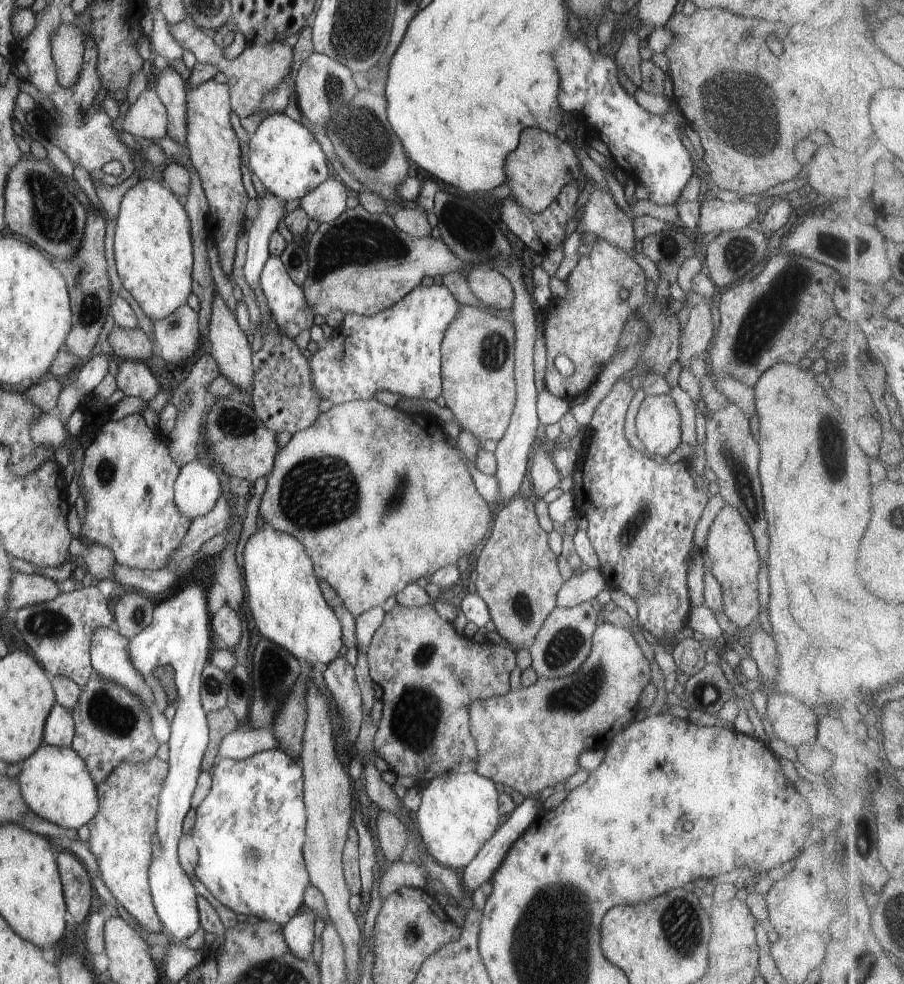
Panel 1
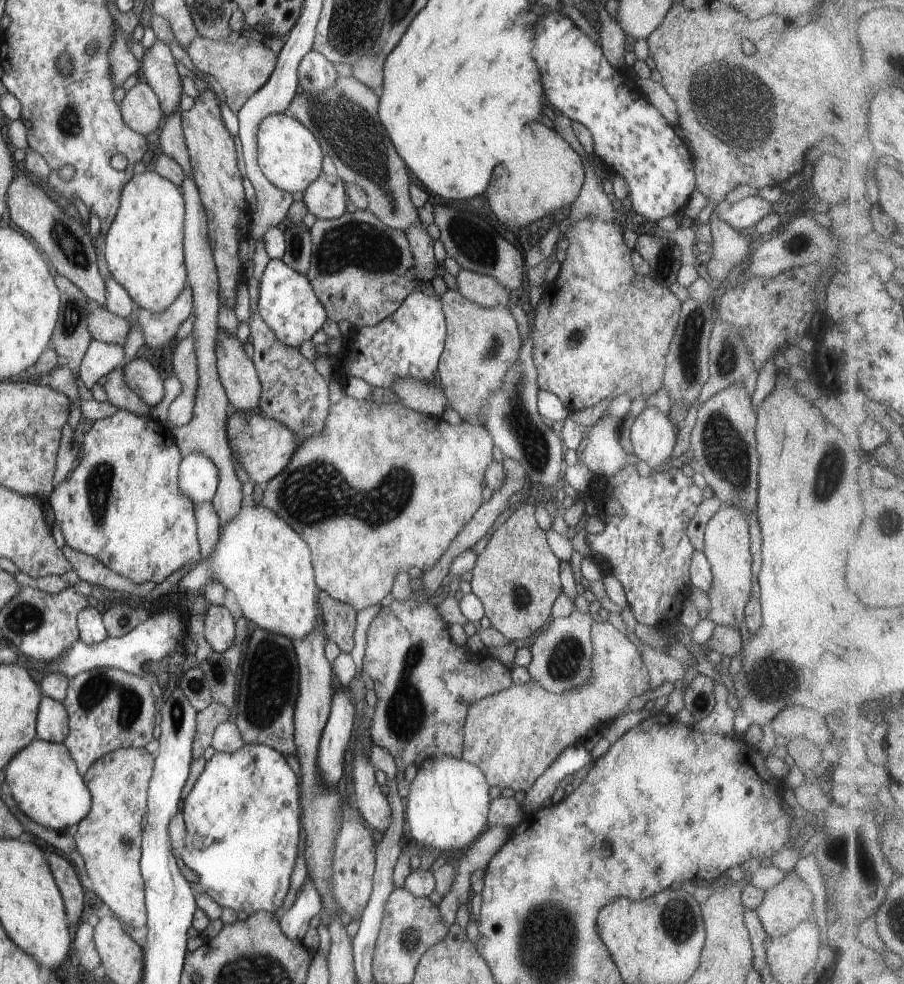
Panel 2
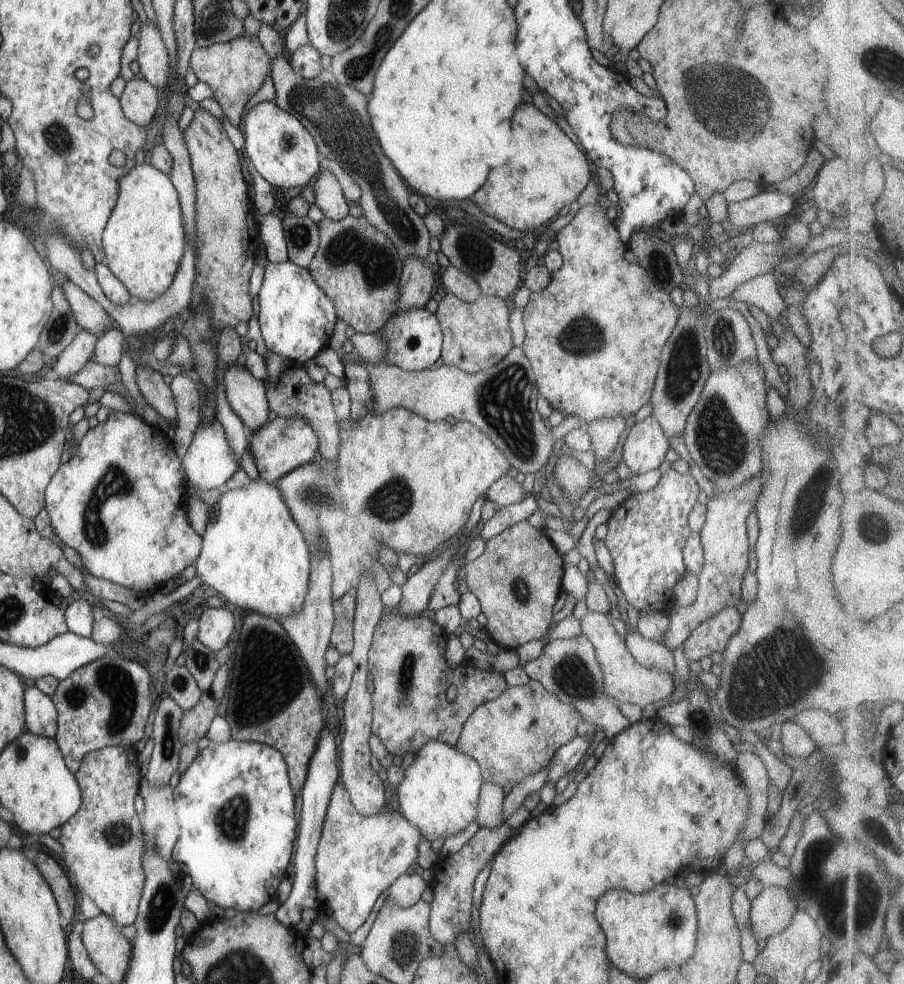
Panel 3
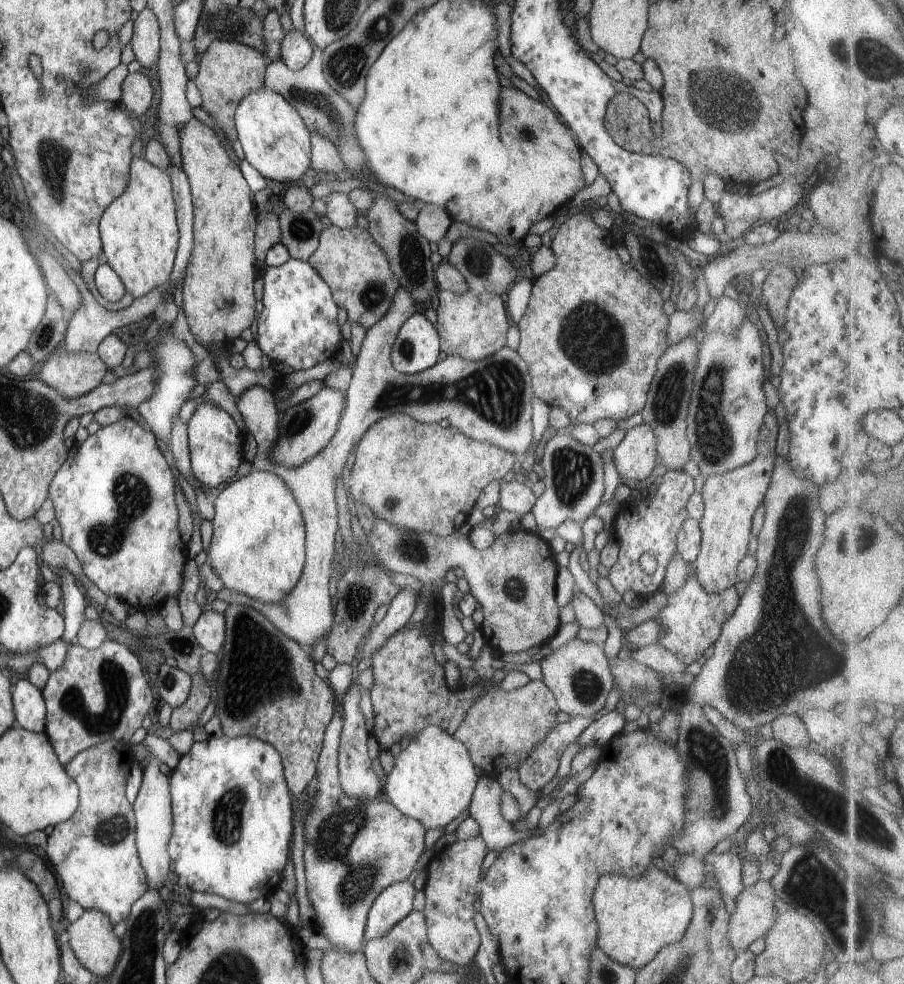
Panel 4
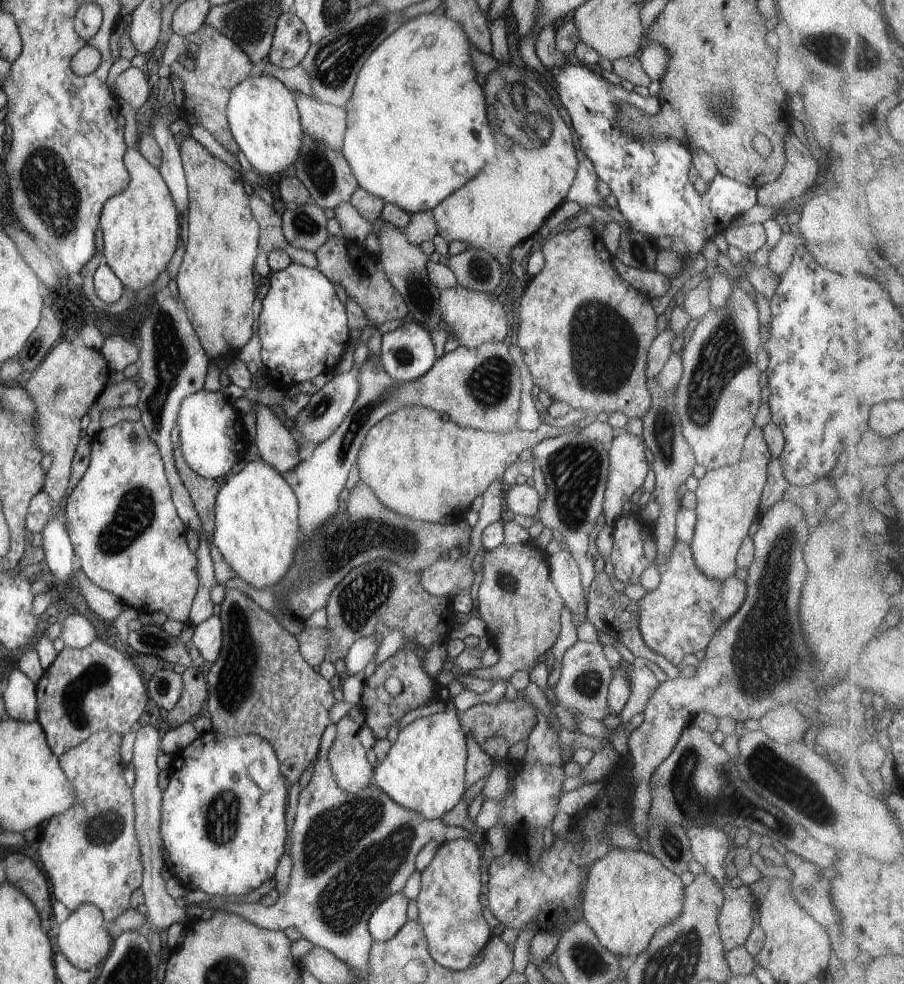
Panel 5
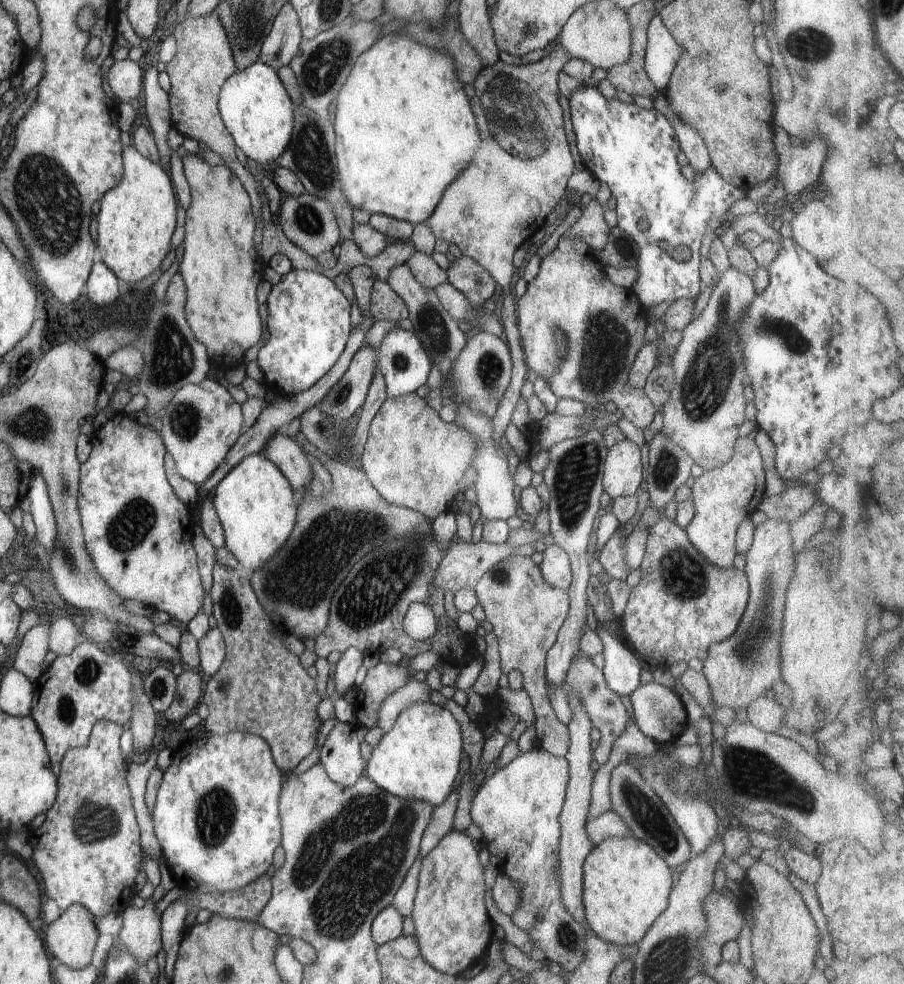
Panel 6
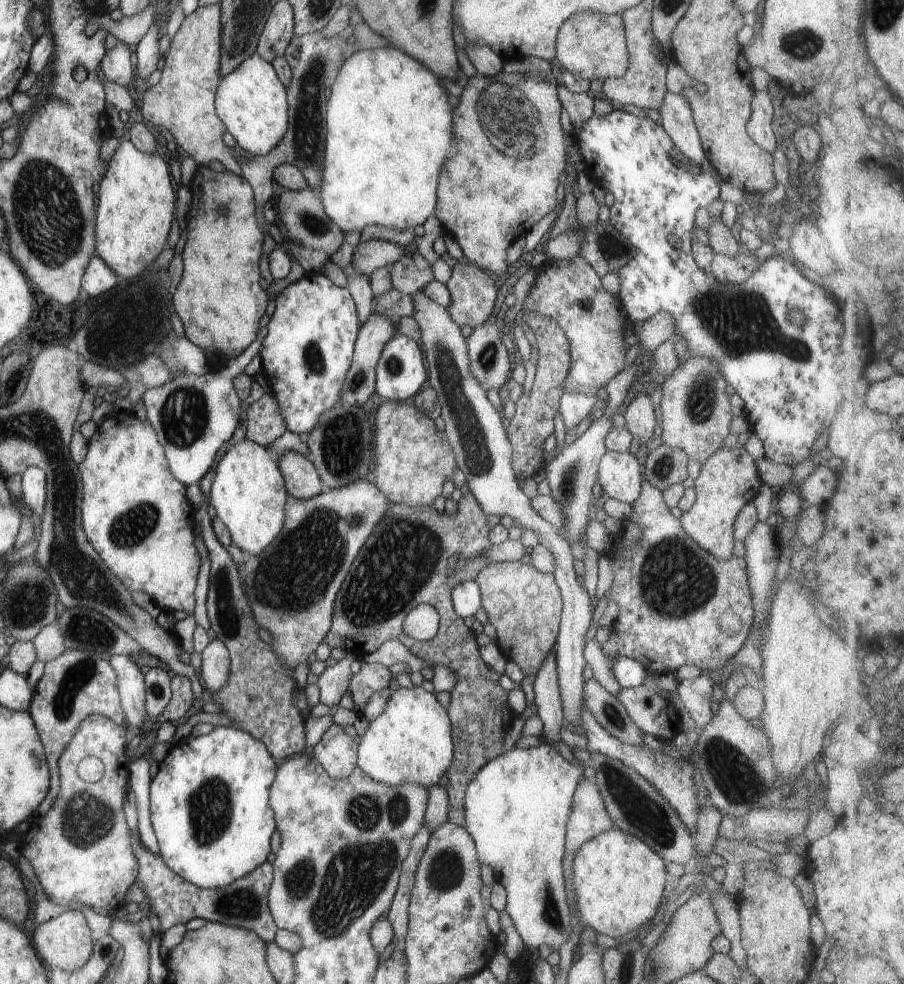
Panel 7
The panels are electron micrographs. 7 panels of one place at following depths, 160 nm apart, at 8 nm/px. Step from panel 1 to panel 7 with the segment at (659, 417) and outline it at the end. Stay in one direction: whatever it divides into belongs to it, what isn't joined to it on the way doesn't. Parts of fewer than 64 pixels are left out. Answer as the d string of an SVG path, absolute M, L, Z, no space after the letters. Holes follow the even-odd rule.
M605 451L599 459L597 481L608 498L631 504L640 493L641 468L629 451Z

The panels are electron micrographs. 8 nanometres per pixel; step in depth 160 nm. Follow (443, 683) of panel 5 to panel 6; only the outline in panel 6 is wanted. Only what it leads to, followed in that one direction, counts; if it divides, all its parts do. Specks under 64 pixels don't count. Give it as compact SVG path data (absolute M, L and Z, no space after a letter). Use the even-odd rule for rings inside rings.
M509 555L502 558L491 566L482 577L473 585L476 599L482 606L485 620L492 626L492 632L496 636L500 658L500 672L508 674L515 669L521 673L522 687L529 695L534 715L536 730L536 745L546 750L551 756L564 758L568 751L569 737L568 730L555 717L553 709L547 698L546 680L544 678L545 657L548 648L556 641L561 623L568 613L568 594L561 589L551 586L543 577L537 564L531 561L531 557L521 555Z

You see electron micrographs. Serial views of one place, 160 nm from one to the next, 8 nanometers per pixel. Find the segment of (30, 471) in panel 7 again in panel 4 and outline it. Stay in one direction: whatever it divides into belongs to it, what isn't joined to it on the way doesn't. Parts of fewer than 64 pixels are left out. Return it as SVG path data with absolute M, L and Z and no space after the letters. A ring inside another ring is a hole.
M66 569L56 581L63 597L64 631L60 638L71 645L75 643L77 631L85 620L83 610L89 602L76 578Z

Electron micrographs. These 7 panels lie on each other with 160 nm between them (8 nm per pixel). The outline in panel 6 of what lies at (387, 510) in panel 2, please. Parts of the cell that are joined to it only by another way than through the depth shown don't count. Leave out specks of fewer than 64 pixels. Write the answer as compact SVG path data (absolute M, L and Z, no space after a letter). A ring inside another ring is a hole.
M415 391L385 397L383 404L374 414L361 455L361 467L369 479L370 485L389 504L405 507L434 519L439 513L447 512L455 494L465 488L472 488L476 479L472 458L478 448L476 438L455 420L450 423L439 419L437 411L429 407Z

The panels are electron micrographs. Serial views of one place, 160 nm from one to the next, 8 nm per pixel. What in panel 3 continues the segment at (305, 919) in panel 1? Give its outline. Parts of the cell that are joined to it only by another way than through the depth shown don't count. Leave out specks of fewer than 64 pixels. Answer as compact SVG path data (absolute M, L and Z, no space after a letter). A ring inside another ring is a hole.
M323 725L318 734L315 750L309 759L305 780L301 787L302 805L300 816L297 818L299 824L296 830L295 852L293 852L293 868L295 873L292 875L294 881L287 899L283 904L279 904L279 908L274 913L276 919L286 927L295 926L301 918L301 911L303 909L314 908L317 910L318 908L314 881L314 856L320 832L322 831L326 808L328 807L333 787L338 782L337 777L340 776L339 772L337 772L337 764L335 764L337 756L335 755L335 740L333 737L333 730L329 725Z

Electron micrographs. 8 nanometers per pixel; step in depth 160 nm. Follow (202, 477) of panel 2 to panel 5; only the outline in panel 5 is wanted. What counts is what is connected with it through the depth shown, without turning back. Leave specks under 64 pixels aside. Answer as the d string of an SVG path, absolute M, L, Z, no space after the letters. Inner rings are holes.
M201 389L180 402L175 424L180 428L177 442L187 466L195 474L215 480L229 474L231 466L242 458L249 438L245 435L240 417L220 390L209 392Z

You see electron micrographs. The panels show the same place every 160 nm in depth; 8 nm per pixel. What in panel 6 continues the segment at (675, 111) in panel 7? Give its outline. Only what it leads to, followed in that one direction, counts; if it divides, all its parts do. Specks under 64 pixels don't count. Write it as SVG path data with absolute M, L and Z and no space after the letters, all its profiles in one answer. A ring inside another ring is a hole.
M660 92L652 102L652 107L657 109L669 121L678 140L679 148L687 157L688 164L692 166L696 174L700 174L706 168L711 167L705 143L692 126L685 124L670 110L666 100L667 98L664 96L664 93Z

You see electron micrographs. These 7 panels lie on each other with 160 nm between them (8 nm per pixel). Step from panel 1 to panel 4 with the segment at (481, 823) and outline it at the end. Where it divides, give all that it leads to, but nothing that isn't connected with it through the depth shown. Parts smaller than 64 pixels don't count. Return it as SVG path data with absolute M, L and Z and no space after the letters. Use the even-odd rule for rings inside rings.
M426 726L410 739L406 749L394 758L383 792L401 814L418 820L425 830L443 829L468 808L480 774L465 746L438 726Z

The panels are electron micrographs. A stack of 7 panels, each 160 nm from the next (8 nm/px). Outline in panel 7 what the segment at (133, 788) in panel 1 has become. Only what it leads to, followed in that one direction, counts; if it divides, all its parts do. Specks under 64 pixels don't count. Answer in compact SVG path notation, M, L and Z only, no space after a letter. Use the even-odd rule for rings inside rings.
M101 715L83 718L57 759L61 788L53 806L45 814L38 813L29 830L21 834L19 854L29 861L46 898L54 905L65 908L86 906L97 914L111 916L123 906L125 891L136 880L138 864L123 815L131 763L125 755L126 737L123 727L109 718Z

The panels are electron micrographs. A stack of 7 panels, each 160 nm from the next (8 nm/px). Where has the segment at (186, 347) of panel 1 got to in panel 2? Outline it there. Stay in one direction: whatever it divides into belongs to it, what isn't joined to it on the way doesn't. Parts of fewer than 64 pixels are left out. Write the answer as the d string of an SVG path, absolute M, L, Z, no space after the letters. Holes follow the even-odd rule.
M185 284L184 289L176 299L162 312L154 313L147 309L135 308L127 316L130 326L137 323L140 326L147 346L161 348L173 341L179 325L191 314L192 290Z

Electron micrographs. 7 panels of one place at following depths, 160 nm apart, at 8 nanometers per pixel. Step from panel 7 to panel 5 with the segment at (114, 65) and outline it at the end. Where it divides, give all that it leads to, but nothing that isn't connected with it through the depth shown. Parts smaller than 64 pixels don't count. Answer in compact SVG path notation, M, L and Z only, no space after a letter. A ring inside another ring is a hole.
M137 67L126 68L114 80L115 97L121 98L133 108L138 109L149 96L146 75Z

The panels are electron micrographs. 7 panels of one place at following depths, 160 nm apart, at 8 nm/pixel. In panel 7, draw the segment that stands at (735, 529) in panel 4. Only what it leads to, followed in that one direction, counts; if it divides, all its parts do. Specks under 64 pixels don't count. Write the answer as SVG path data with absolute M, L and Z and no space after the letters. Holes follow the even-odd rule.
M743 446L717 449L702 463L698 476L694 479L696 500L688 511L680 516L682 529L703 550L717 560L728 559L733 548L732 524L739 509L753 499L762 481L754 463Z

